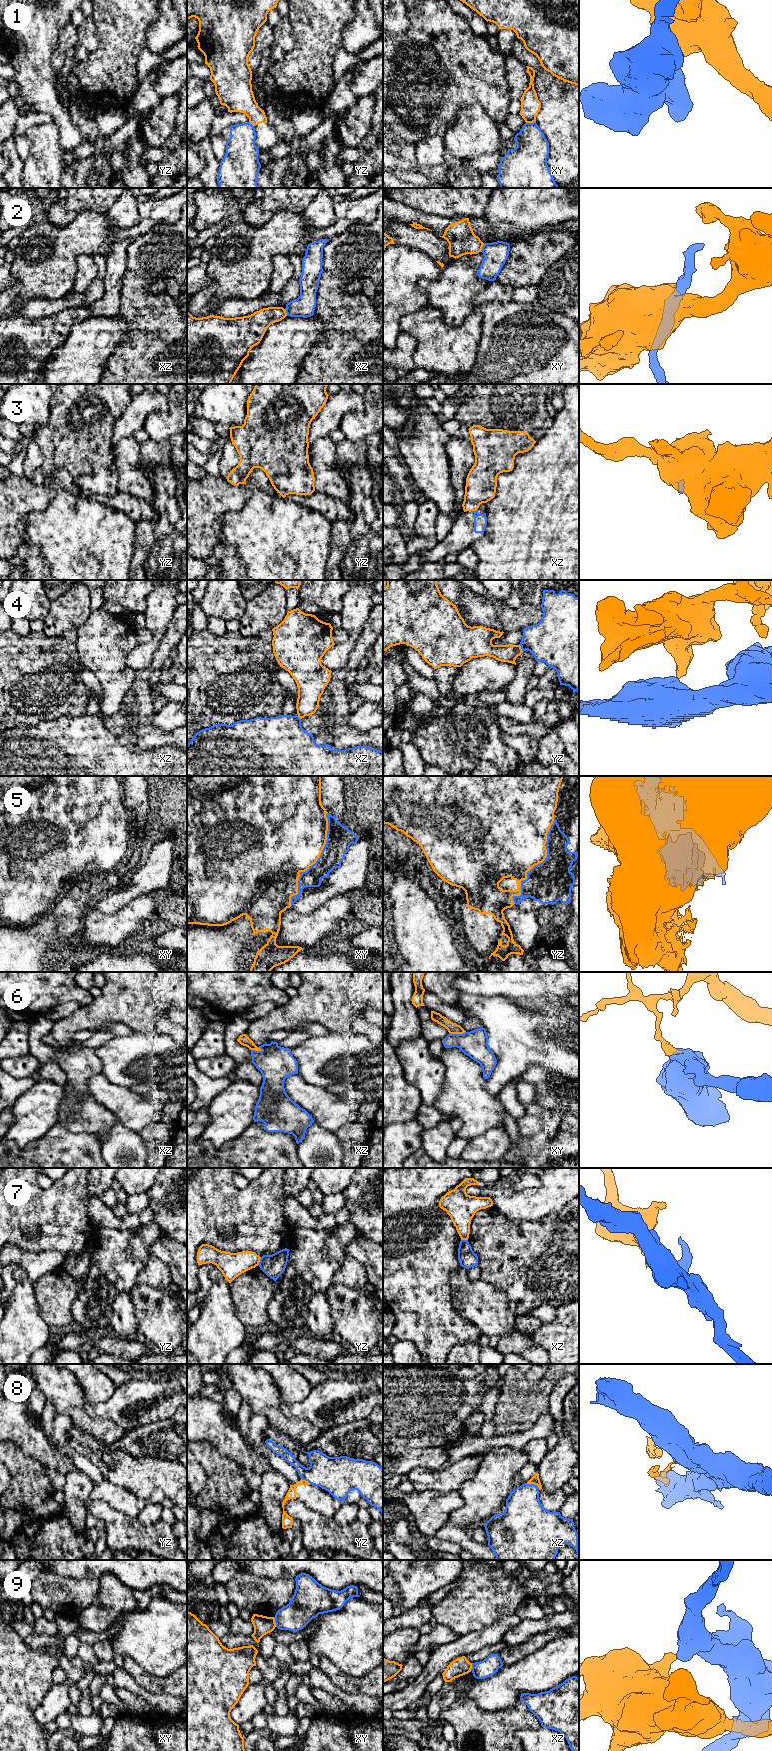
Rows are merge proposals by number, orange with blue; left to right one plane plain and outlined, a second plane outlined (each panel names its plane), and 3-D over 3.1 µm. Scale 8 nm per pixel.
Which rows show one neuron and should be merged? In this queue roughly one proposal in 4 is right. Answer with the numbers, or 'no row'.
no row

